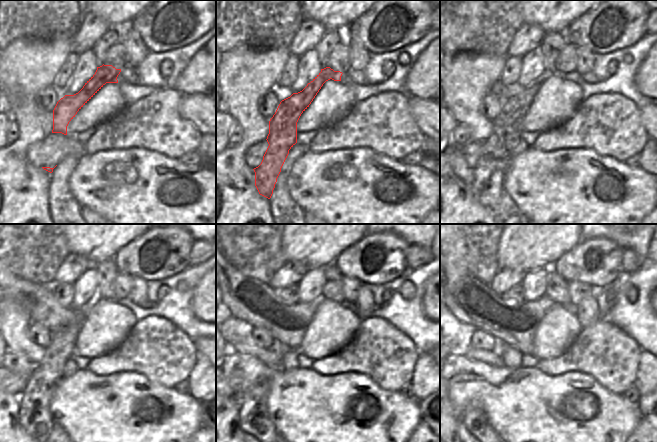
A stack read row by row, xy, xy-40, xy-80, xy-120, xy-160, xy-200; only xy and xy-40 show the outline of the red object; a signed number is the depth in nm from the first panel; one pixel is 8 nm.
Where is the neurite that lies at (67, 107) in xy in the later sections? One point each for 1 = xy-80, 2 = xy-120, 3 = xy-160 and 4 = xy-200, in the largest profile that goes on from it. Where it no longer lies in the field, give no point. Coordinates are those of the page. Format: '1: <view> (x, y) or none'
1: xy-80 (507, 126)
2: xy-120 (35, 417)
3: xy-160 (254, 419)
4: xy-200 (475, 420)

